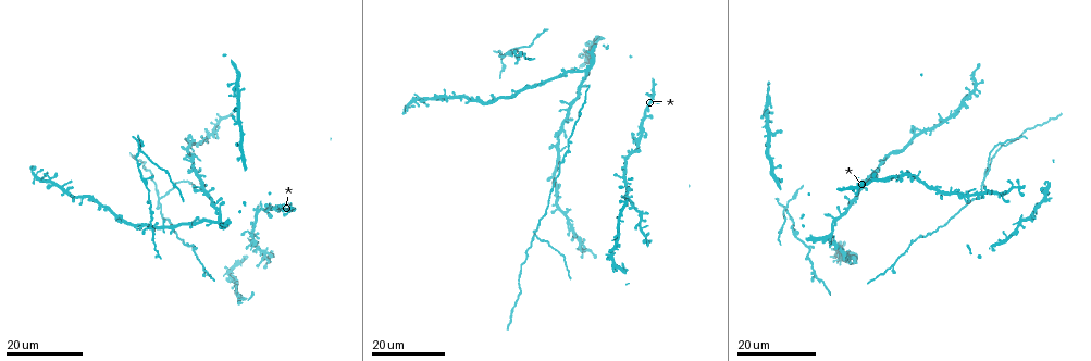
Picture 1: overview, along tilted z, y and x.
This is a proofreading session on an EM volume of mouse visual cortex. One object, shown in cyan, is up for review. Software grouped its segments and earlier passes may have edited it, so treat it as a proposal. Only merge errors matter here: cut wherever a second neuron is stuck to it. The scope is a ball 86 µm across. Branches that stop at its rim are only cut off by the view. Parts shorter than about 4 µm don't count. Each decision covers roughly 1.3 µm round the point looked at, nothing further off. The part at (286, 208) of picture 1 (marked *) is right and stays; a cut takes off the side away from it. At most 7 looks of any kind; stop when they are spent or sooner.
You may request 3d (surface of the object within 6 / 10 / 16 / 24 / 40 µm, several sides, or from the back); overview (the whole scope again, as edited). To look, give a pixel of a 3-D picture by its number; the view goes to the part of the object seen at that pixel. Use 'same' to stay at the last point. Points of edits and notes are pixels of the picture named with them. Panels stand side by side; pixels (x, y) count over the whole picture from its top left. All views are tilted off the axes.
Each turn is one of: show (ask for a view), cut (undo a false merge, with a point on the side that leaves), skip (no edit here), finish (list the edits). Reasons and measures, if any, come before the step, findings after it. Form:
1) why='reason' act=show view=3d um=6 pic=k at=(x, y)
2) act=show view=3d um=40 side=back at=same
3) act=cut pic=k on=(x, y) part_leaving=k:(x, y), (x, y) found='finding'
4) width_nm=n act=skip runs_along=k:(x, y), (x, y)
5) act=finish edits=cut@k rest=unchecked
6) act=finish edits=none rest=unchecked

why='looks like a crossing' act=show view=3d um=16 pic=1 at=(139, 151)

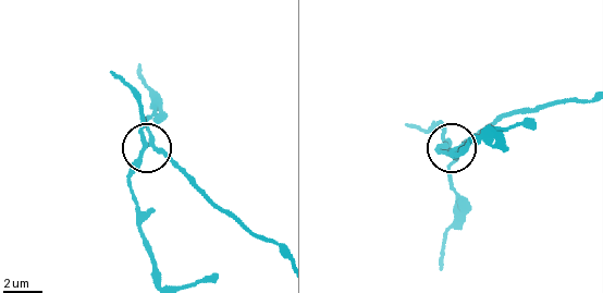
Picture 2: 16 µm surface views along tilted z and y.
act=show view=3d um=6 pic=2 at=(152, 142)

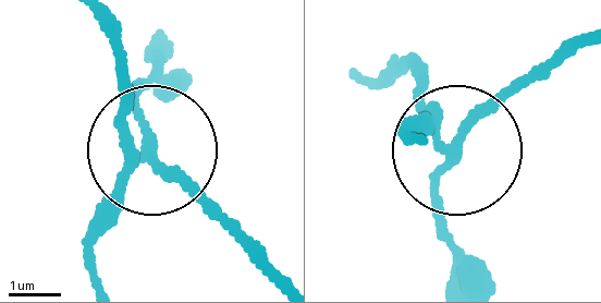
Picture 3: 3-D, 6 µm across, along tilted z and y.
side_arm_um=8 act=cut pic=3 on=(103, 208) found='two neurons meet here'

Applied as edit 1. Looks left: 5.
why='redraw' act=show view=overview

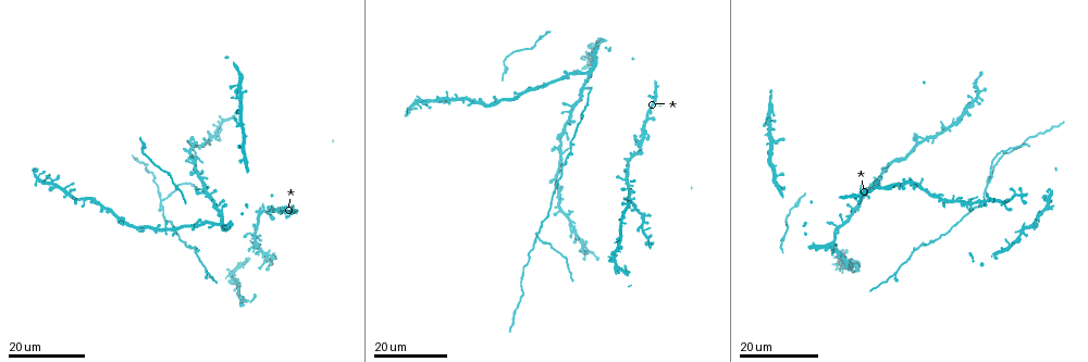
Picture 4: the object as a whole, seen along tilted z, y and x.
act=show view=3d um=24 pic=4 at=(968, 111)

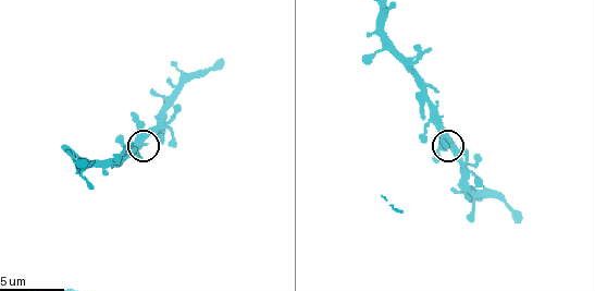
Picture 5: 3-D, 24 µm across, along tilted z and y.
act=show view=3d um=10 at=same

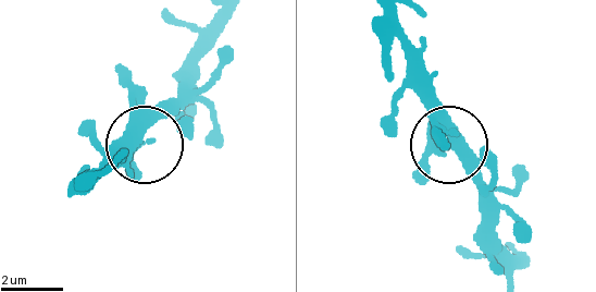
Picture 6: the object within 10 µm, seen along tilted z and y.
act=skip runs_along=6:(381, 16), (442, 125), (503, 192) found='one neuron here'

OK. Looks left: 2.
why='branch point' act=show view=3d um=16 pic=4 at=(988, 183)

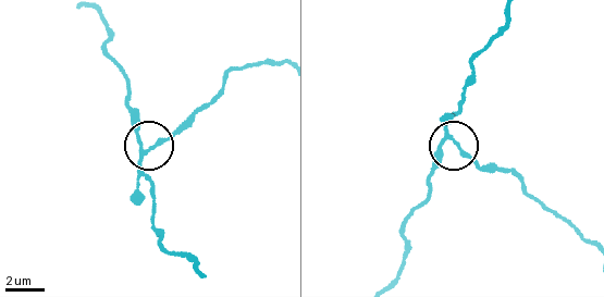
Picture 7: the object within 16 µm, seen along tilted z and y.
act=show view=3d um=6 pic=7 at=(447, 137)

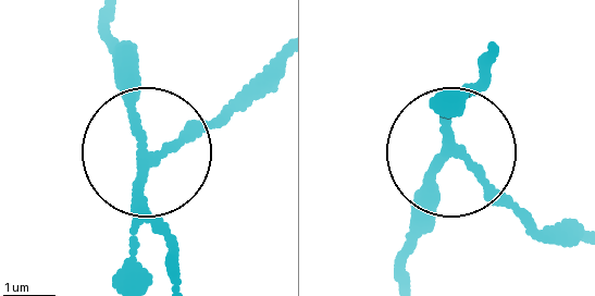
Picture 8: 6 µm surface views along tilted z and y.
width_nm=150 act=cut pic=8 on=(187, 136) part_leaving=8:(152, 167), (273, 71) found='a second neuron is stuck on'

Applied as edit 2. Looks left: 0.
act=finish edits=cut@3,cut@8 rest=unchecked

